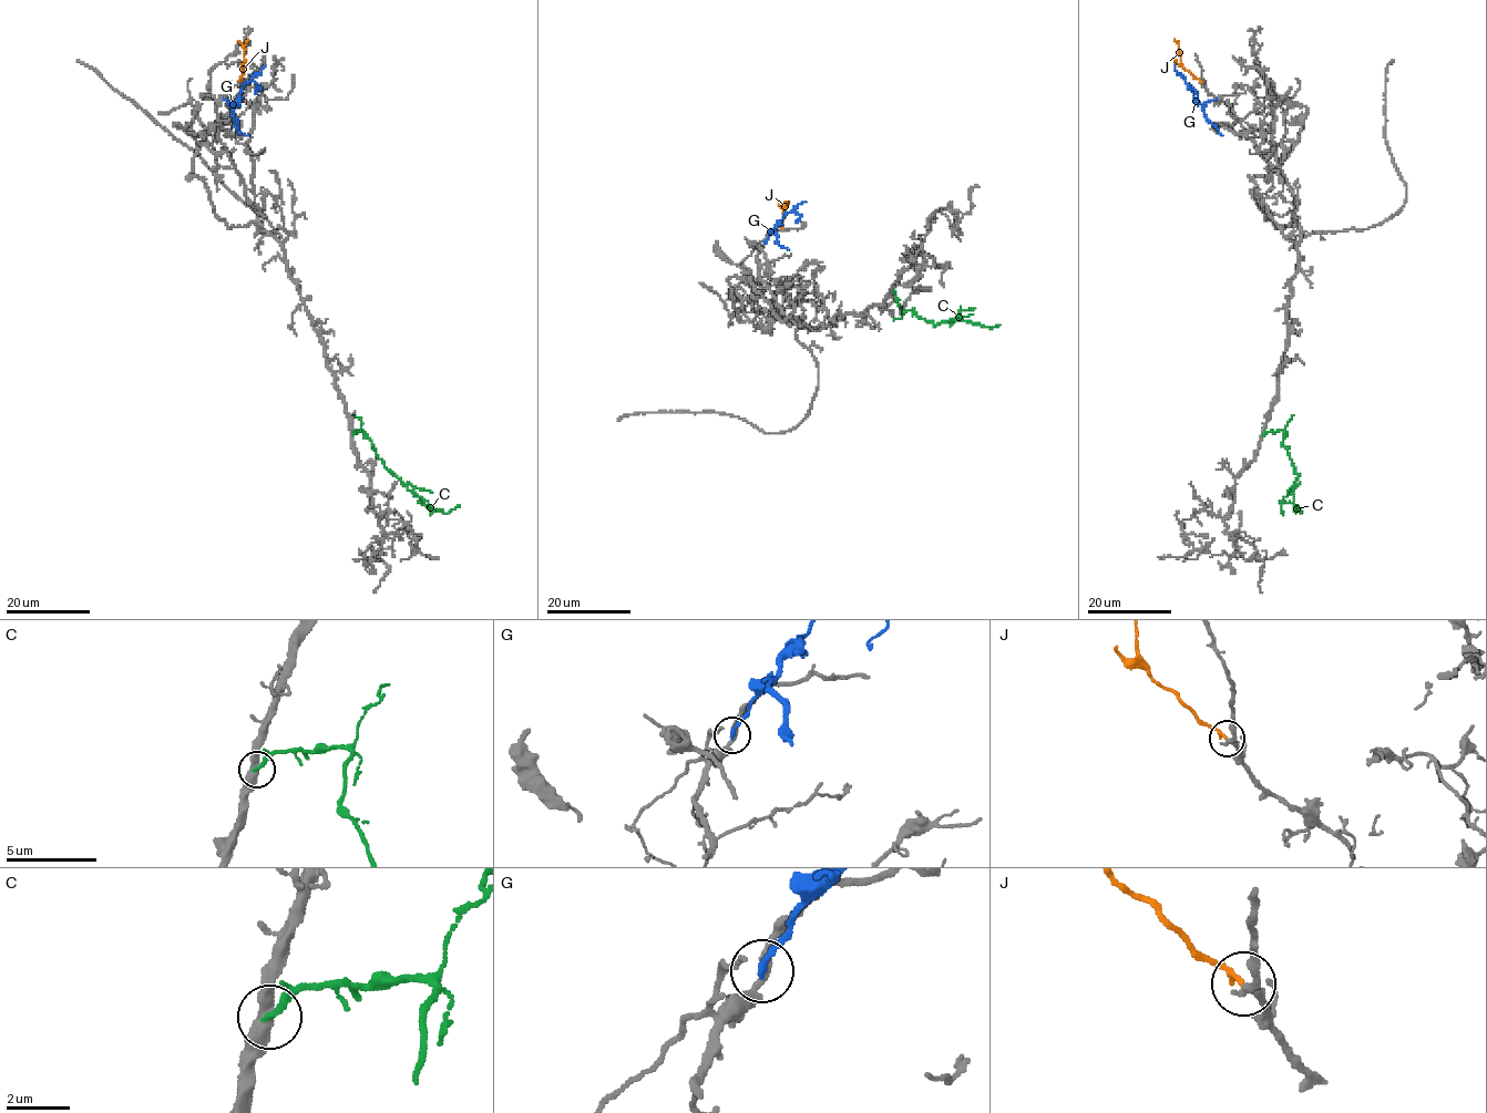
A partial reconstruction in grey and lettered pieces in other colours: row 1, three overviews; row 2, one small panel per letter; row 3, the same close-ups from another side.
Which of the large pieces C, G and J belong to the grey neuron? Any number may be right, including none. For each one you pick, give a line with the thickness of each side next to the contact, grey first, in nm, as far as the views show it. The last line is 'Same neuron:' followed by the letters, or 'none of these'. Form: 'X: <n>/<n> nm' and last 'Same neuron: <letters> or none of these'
J: 220/160 nm
Same neuron: J

